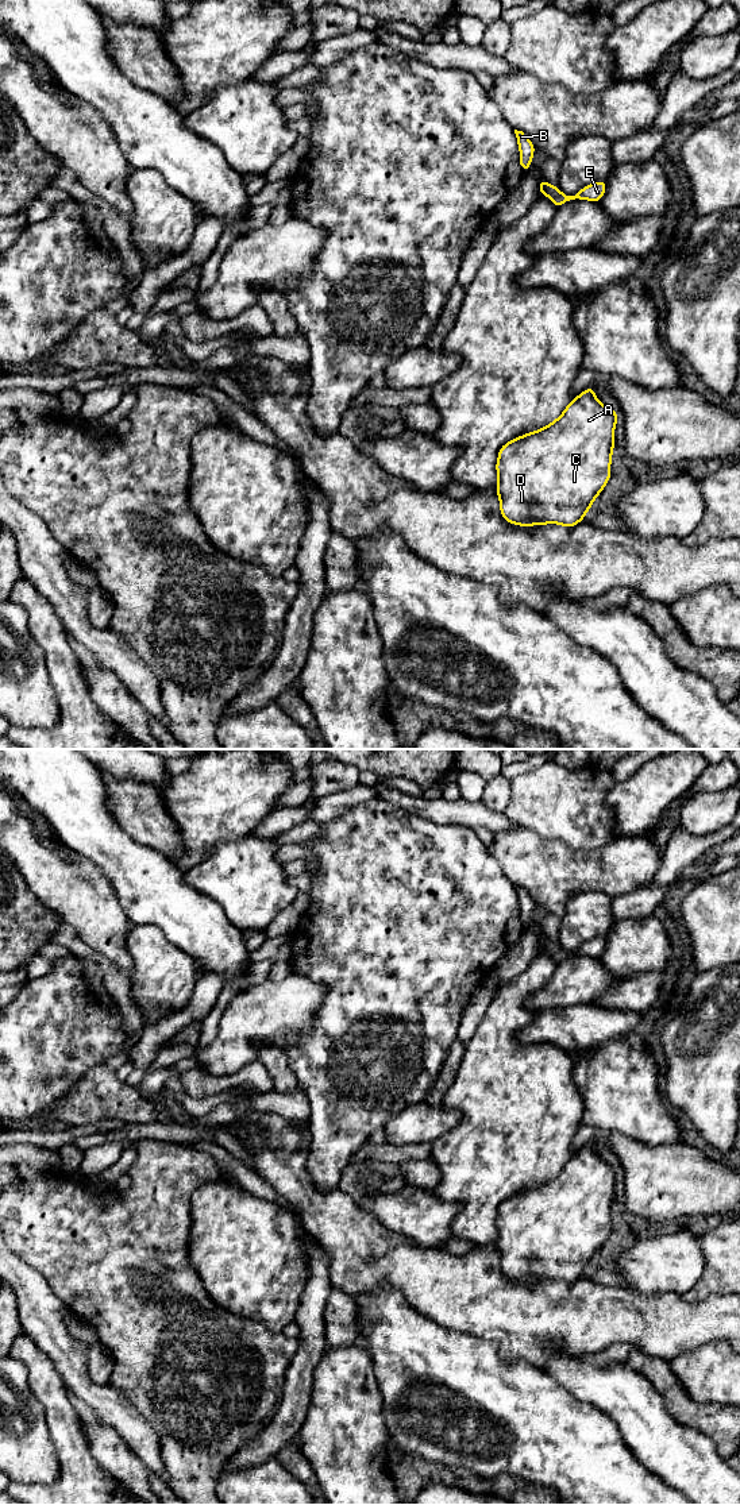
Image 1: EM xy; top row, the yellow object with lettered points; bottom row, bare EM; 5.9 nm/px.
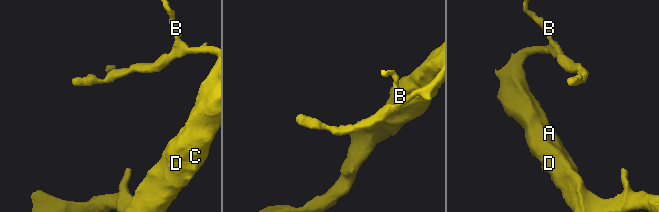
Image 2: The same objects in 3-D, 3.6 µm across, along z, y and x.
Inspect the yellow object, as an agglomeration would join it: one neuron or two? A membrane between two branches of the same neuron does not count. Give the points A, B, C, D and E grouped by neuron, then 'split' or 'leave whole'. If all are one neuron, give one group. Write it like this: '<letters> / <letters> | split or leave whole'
A B C D E | leave whole

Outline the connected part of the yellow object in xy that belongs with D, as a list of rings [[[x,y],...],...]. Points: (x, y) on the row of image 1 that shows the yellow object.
[[[587,387],[547,427],[519,436],[498,451],[496,463],[500,512],[520,526],[579,524],[610,479],[614,428],[618,413],[600,402]]]

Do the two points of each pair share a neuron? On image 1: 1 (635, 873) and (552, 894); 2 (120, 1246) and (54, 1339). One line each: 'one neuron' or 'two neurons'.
1: one neuron
2: two neurons

